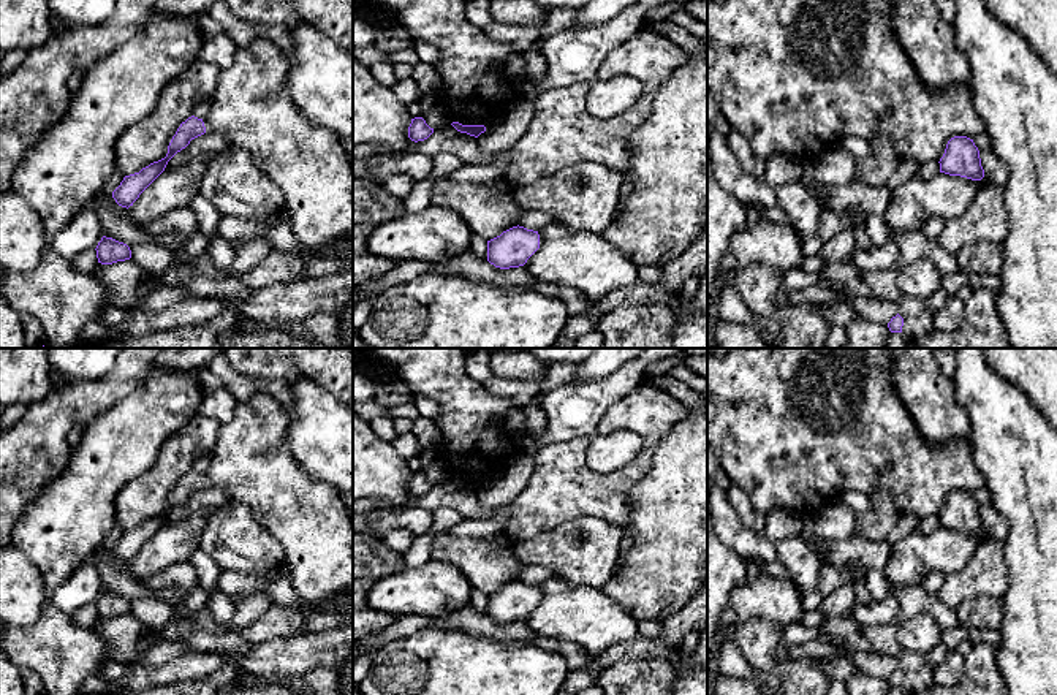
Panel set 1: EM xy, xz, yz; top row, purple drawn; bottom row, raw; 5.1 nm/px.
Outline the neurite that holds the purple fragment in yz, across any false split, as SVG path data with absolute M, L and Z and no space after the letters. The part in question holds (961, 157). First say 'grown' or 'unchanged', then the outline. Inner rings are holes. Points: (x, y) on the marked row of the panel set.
unchanged; M967 136L951 138L938 163L940 173L949 176L960 176L972 180L981 180L984 177L979 150L973 139Z

